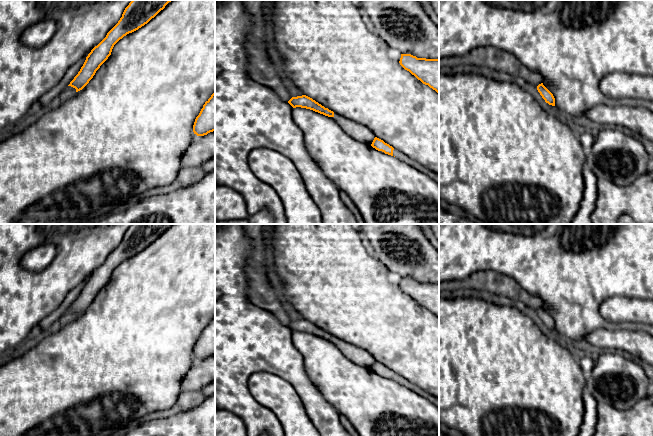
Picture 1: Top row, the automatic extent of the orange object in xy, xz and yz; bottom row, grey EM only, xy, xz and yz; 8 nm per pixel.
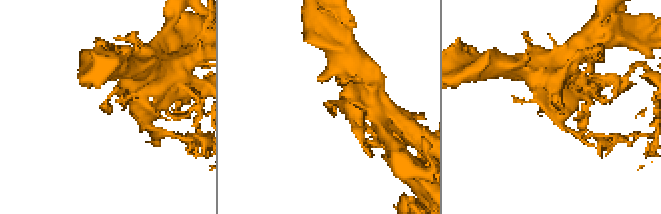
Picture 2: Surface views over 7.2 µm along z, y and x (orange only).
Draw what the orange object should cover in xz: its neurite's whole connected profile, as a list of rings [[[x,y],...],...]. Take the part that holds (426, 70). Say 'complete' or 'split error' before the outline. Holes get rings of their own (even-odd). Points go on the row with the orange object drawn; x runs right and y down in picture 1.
complete | [[[401,54],[399,63],[423,84],[439,93],[439,59],[417,58],[411,54]]]

